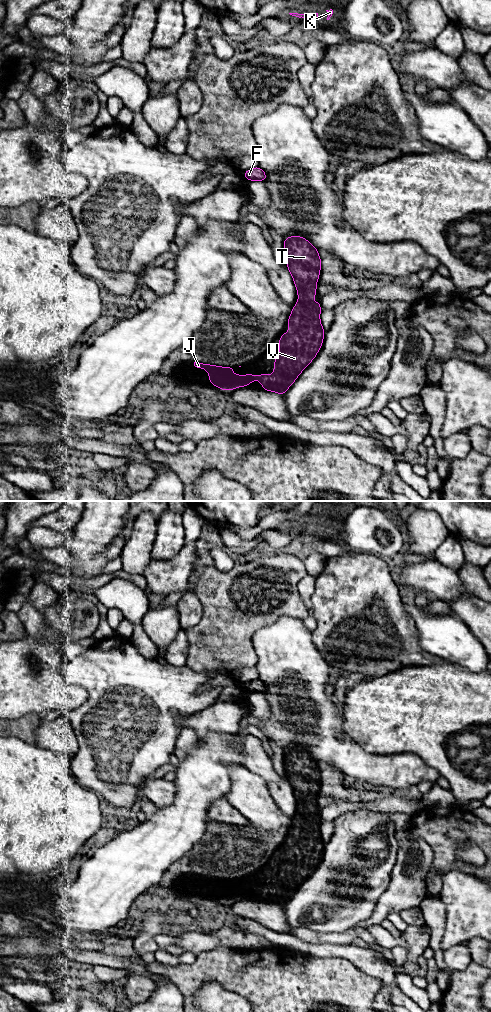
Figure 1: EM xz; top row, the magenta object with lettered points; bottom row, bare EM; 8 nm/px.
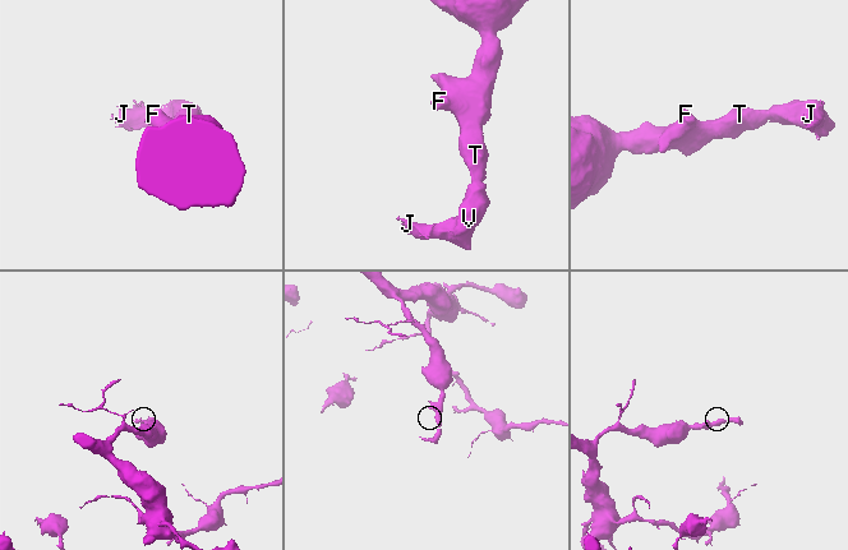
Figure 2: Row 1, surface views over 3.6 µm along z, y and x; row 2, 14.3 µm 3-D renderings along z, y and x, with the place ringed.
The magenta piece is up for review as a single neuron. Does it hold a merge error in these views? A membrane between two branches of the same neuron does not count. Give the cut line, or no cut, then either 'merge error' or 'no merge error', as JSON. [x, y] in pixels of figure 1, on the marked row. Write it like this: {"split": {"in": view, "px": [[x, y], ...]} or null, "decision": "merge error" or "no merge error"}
{"split": null, "decision": "no merge error"}

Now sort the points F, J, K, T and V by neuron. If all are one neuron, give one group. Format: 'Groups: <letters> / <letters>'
Groups: F J K T V

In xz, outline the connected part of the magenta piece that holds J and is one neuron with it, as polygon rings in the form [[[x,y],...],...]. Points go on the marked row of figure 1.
[[[291,236],[284,239],[287,269],[293,276],[298,292],[298,303],[289,315],[288,333],[280,336],[280,351],[274,360],[273,375],[232,375],[235,367],[219,367],[194,362],[194,366],[209,372],[209,382],[221,390],[249,387],[251,381],[261,381],[262,390],[284,395],[321,348],[325,331],[320,322],[320,302],[308,300],[317,295],[321,257],[318,250],[305,238]]]

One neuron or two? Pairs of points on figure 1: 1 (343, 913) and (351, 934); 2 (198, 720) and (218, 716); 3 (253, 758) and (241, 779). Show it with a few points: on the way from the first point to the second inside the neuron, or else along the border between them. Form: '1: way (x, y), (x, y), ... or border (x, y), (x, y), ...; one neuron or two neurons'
1: border (355, 925), (342, 931), (326, 933); two neurons
2: way (203, 720), (213, 719); one neuron
3: border (243, 764), (267, 781); two neurons

